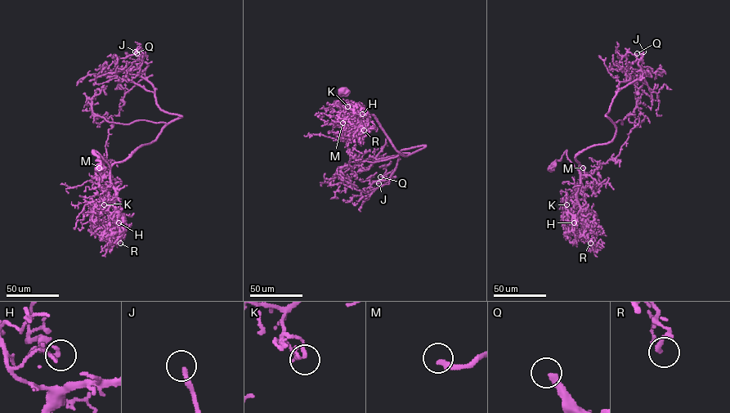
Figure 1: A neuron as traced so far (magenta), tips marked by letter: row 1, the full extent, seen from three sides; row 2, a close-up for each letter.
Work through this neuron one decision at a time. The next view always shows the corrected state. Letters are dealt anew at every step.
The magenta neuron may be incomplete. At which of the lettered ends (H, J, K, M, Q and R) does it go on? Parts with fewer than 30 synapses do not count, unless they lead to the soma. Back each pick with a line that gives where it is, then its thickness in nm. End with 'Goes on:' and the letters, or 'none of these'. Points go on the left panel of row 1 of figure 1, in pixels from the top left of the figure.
J: Place: (135, 51). Thickness 220 nm
M: Place: (99, 168). Thickness 220 nm
Q: Place: (136, 53). Thickness 320 nm
Goes on: J, M, Q

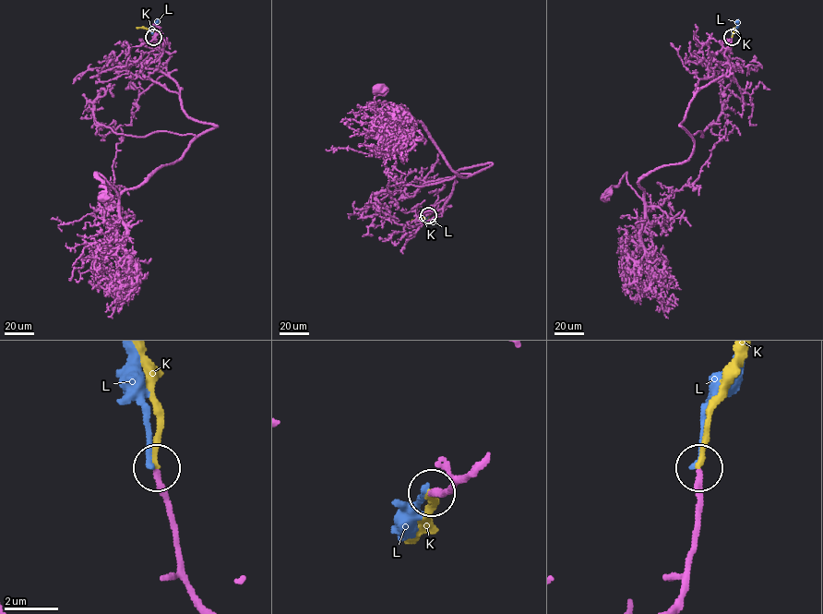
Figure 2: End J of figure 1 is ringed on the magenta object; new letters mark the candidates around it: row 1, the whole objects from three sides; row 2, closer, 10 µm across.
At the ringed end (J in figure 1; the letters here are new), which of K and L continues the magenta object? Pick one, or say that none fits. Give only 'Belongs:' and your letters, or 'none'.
Belongs: K

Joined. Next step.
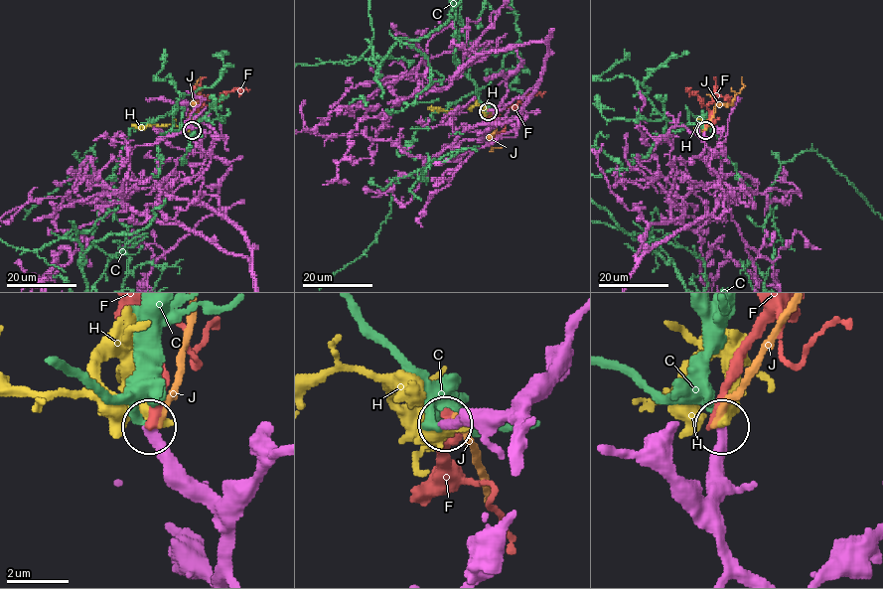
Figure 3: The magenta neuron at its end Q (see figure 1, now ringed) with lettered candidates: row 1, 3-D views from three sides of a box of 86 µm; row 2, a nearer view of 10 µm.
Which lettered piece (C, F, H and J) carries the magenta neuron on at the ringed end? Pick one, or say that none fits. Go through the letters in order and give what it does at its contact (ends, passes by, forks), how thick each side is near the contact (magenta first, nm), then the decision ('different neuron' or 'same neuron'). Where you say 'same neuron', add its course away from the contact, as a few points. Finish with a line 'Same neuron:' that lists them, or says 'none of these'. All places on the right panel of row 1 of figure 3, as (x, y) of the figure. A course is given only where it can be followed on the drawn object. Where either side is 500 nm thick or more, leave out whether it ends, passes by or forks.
C: it ends | 320/320 nm | different neuron
F: it ends | 340/300 nm | different neuron
H: 360/500 nm | different neuron
J: it ends | 380/240 nm | different neuron
Same neuron: none of these

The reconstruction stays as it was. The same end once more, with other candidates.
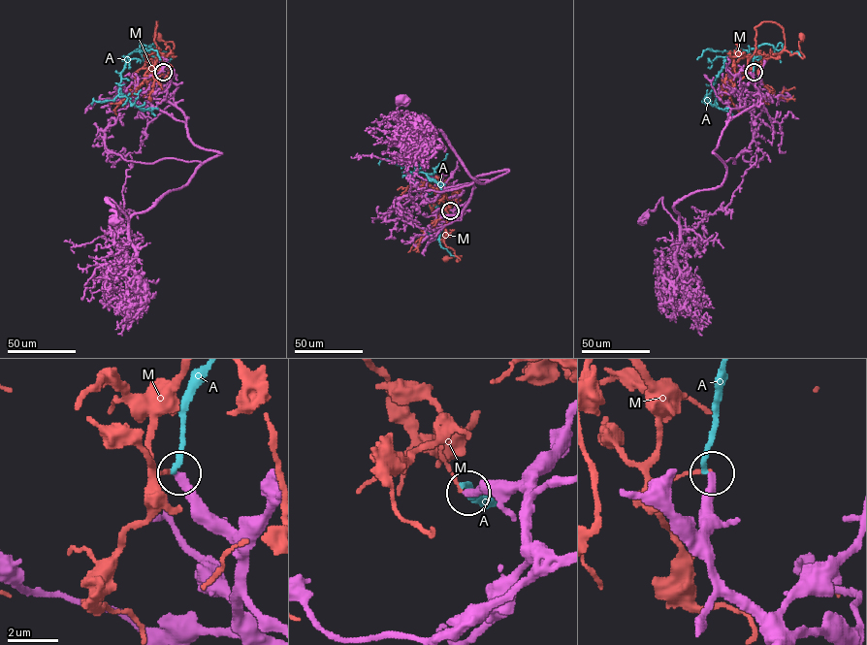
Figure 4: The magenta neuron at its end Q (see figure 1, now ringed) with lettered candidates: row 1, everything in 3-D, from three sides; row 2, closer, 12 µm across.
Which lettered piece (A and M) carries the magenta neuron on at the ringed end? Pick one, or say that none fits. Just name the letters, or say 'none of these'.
none of these

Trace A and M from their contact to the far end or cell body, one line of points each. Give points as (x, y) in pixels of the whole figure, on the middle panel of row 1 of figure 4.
A: (450, 209), (459, 213), (450, 217), (443, 209), (430, 204), (407, 170), (445, 184)
M: (449, 210), (451, 204), (441, 212), (441, 241), (454, 251), (460, 259), (457, 260), (461, 256), (446, 259)

